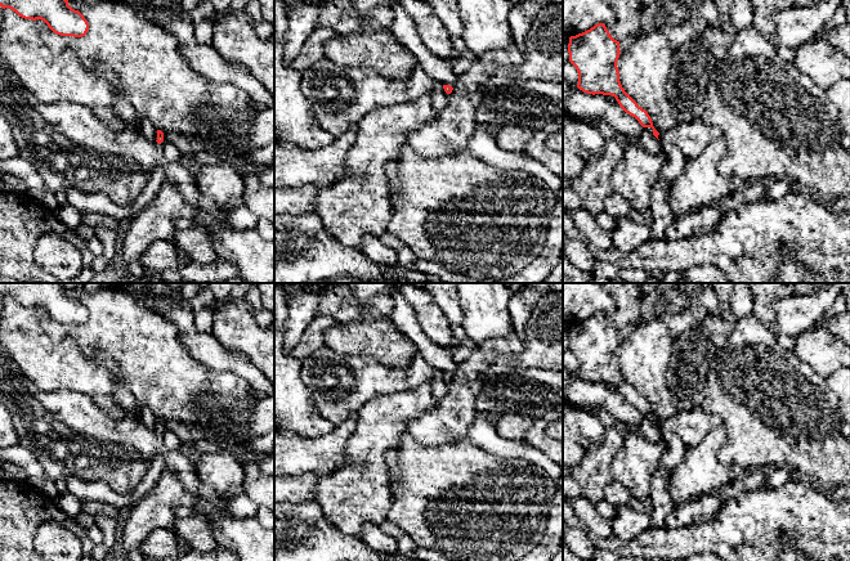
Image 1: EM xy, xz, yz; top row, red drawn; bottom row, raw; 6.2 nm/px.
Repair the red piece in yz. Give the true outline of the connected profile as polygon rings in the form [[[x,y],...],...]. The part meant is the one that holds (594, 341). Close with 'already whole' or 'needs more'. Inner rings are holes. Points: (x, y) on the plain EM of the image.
[[[604,311],[569,326],[569,350],[578,360],[577,376],[587,382],[612,383],[619,395],[635,405],[643,416],[652,416],[658,427],[650,404],[625,380],[619,369],[617,349],[619,329],[614,328]]]; already whole

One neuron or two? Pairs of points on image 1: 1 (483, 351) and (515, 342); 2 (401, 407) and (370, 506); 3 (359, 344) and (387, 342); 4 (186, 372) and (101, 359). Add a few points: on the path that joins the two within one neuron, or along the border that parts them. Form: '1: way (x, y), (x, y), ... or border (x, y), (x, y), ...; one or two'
1: way (491, 349), (508, 345); one
2: way (376, 431), (370, 481); one
3: way (366, 342), (380, 342); one
4: border (86, 357), (97, 354), (108, 355), (128, 389); two

